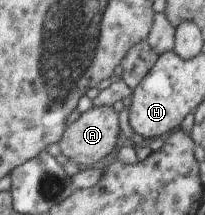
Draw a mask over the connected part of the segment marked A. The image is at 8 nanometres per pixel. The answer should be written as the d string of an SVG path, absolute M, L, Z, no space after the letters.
M111 106L93 107L70 123L59 143L59 149L77 166L91 165L113 151L117 135L119 115Z

